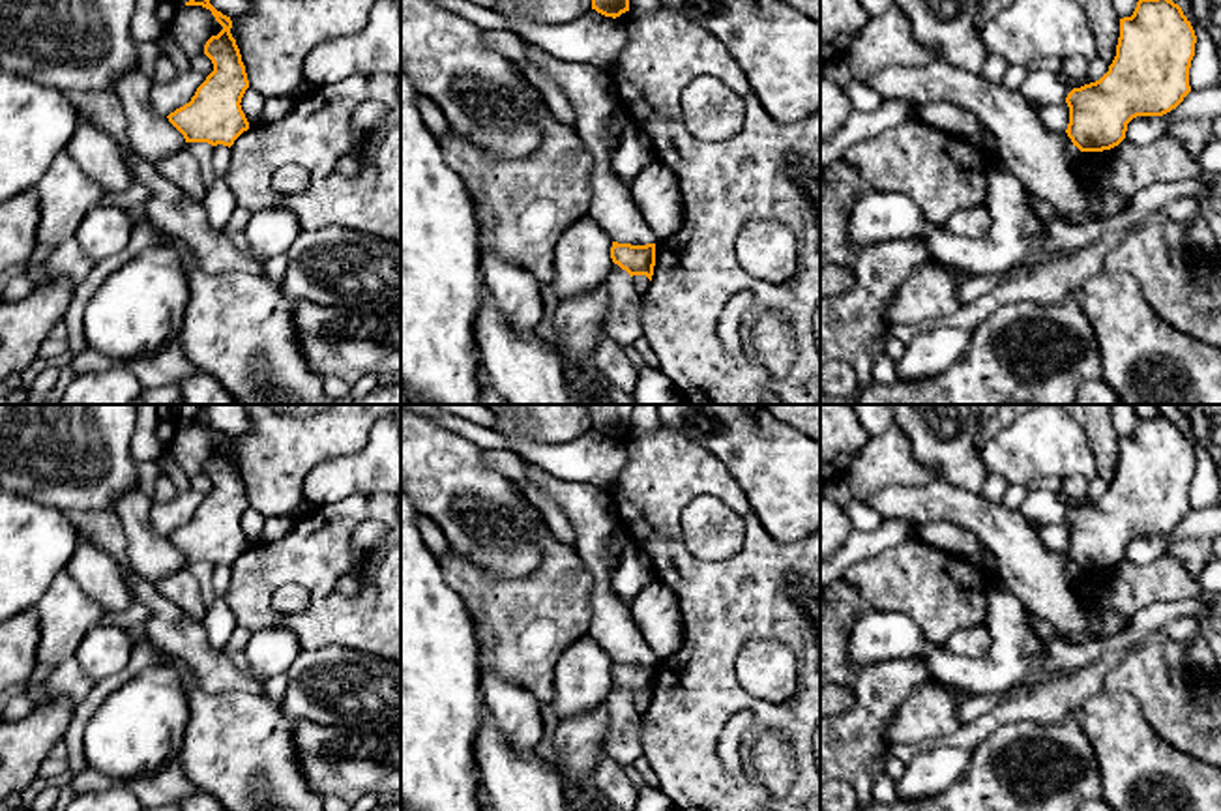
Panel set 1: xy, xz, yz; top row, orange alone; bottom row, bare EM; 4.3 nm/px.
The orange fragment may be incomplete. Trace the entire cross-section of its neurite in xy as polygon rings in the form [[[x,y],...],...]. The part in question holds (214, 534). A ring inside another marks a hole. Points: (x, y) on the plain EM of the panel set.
[[[204,408],[185,421],[185,425],[210,429],[223,450],[204,464],[204,474],[212,479],[213,491],[197,508],[191,521],[167,538],[184,554],[185,562],[208,562],[230,568],[249,549],[240,524],[249,500],[240,468],[230,453],[232,440],[210,423]]]

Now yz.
[[[1167,416],[1139,418],[1131,436],[1120,438],[1116,476],[1096,502],[1073,508],[1067,556],[1081,571],[1103,571],[1125,558],[1127,543],[1137,536],[1163,536],[1191,511],[1189,487],[1197,455],[1182,427]]]

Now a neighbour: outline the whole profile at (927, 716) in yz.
[[[936,680],[916,687],[884,727],[886,742],[918,747],[940,744],[961,727],[957,695],[959,687]]]

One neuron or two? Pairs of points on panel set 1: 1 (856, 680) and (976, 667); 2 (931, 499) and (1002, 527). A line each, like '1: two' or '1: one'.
1: two
2: one

